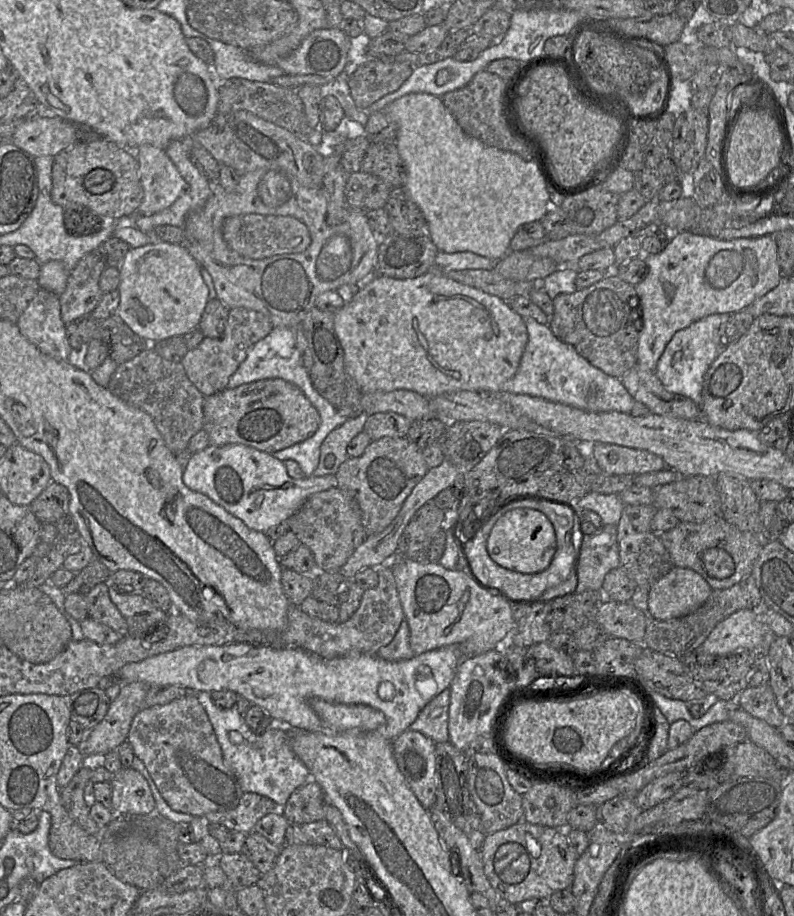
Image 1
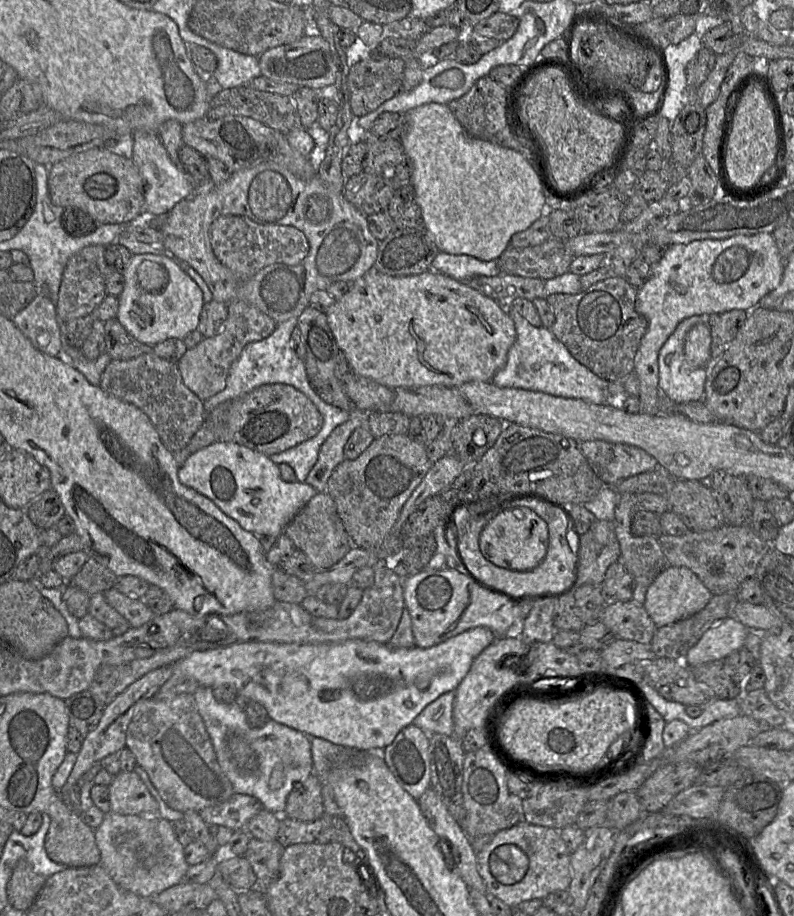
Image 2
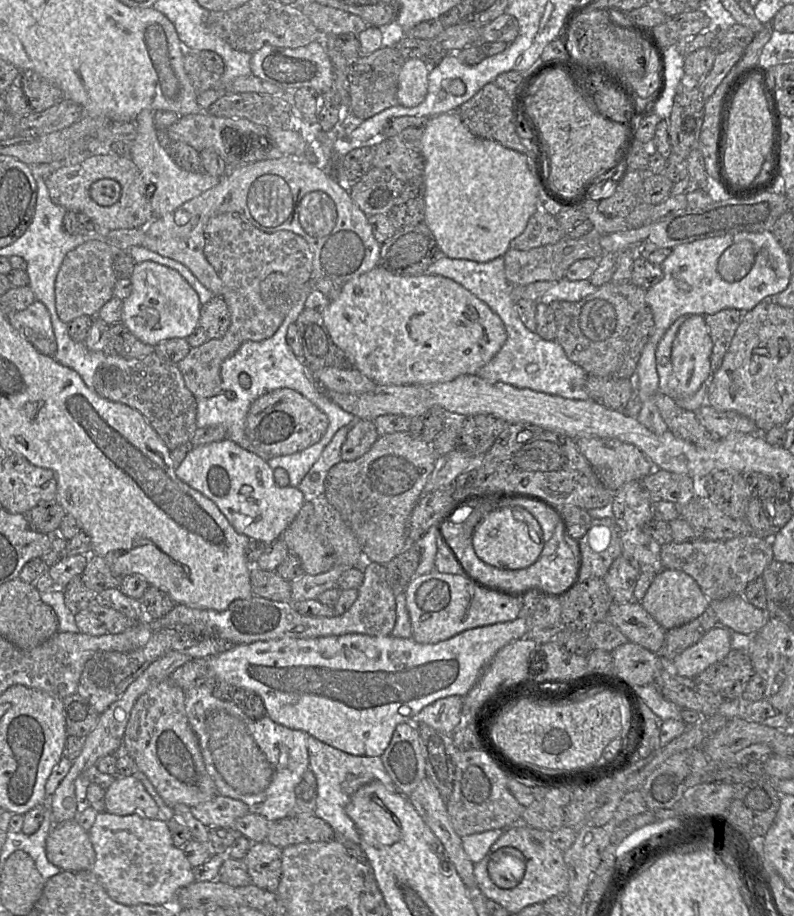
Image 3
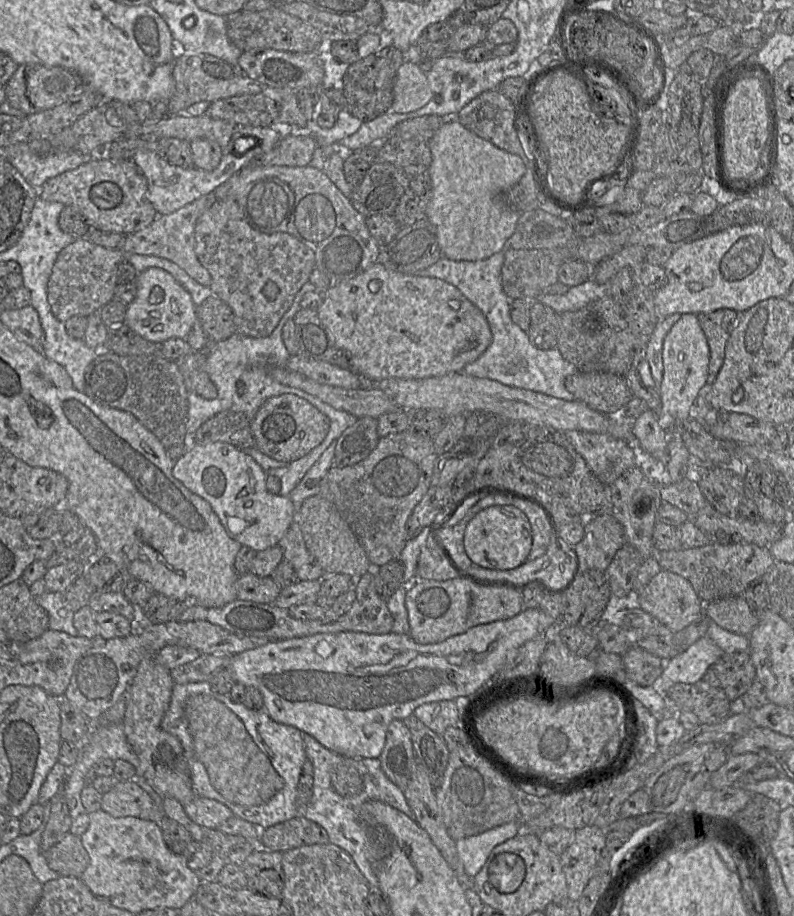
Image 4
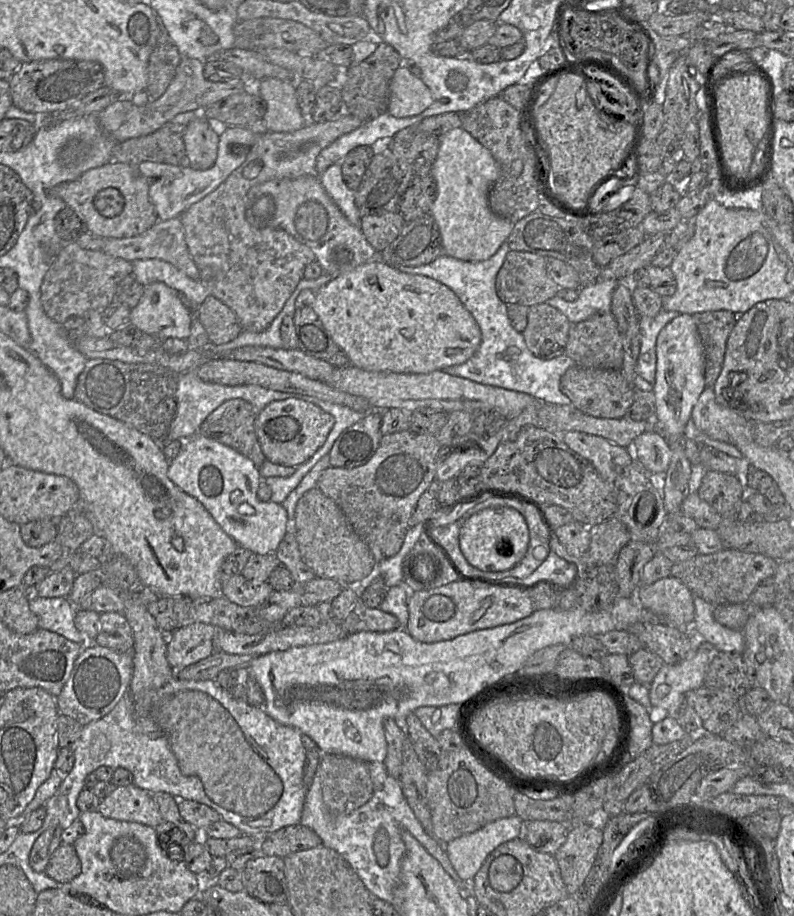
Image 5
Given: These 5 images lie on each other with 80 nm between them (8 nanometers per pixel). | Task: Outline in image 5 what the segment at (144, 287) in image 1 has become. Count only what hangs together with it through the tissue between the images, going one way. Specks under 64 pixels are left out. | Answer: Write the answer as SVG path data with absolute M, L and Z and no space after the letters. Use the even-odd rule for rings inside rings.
M163 282L144 287L140 302L131 309L130 323L163 340L187 340L194 317L182 296Z

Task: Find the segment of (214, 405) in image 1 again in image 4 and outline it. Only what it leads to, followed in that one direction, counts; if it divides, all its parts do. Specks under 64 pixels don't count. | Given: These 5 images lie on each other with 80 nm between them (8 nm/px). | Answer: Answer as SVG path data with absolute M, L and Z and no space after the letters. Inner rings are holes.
M293 394L268 398L251 423L256 447L281 462L296 461L320 445L330 429L330 419L307 400Z

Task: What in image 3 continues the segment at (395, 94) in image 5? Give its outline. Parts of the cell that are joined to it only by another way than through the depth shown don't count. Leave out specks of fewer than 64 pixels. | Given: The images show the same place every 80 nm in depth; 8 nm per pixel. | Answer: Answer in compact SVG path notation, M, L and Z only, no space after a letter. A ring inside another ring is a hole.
M417 58L406 59L398 76L397 101L404 107L416 107L426 98L430 65Z

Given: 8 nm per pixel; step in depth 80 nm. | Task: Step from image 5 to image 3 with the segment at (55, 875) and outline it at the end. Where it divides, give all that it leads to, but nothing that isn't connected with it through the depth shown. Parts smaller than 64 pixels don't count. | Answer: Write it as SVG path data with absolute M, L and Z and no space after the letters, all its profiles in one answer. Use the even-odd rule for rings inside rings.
M75 819L53 824L46 838L46 858L61 871L90 870L95 851L88 831Z

